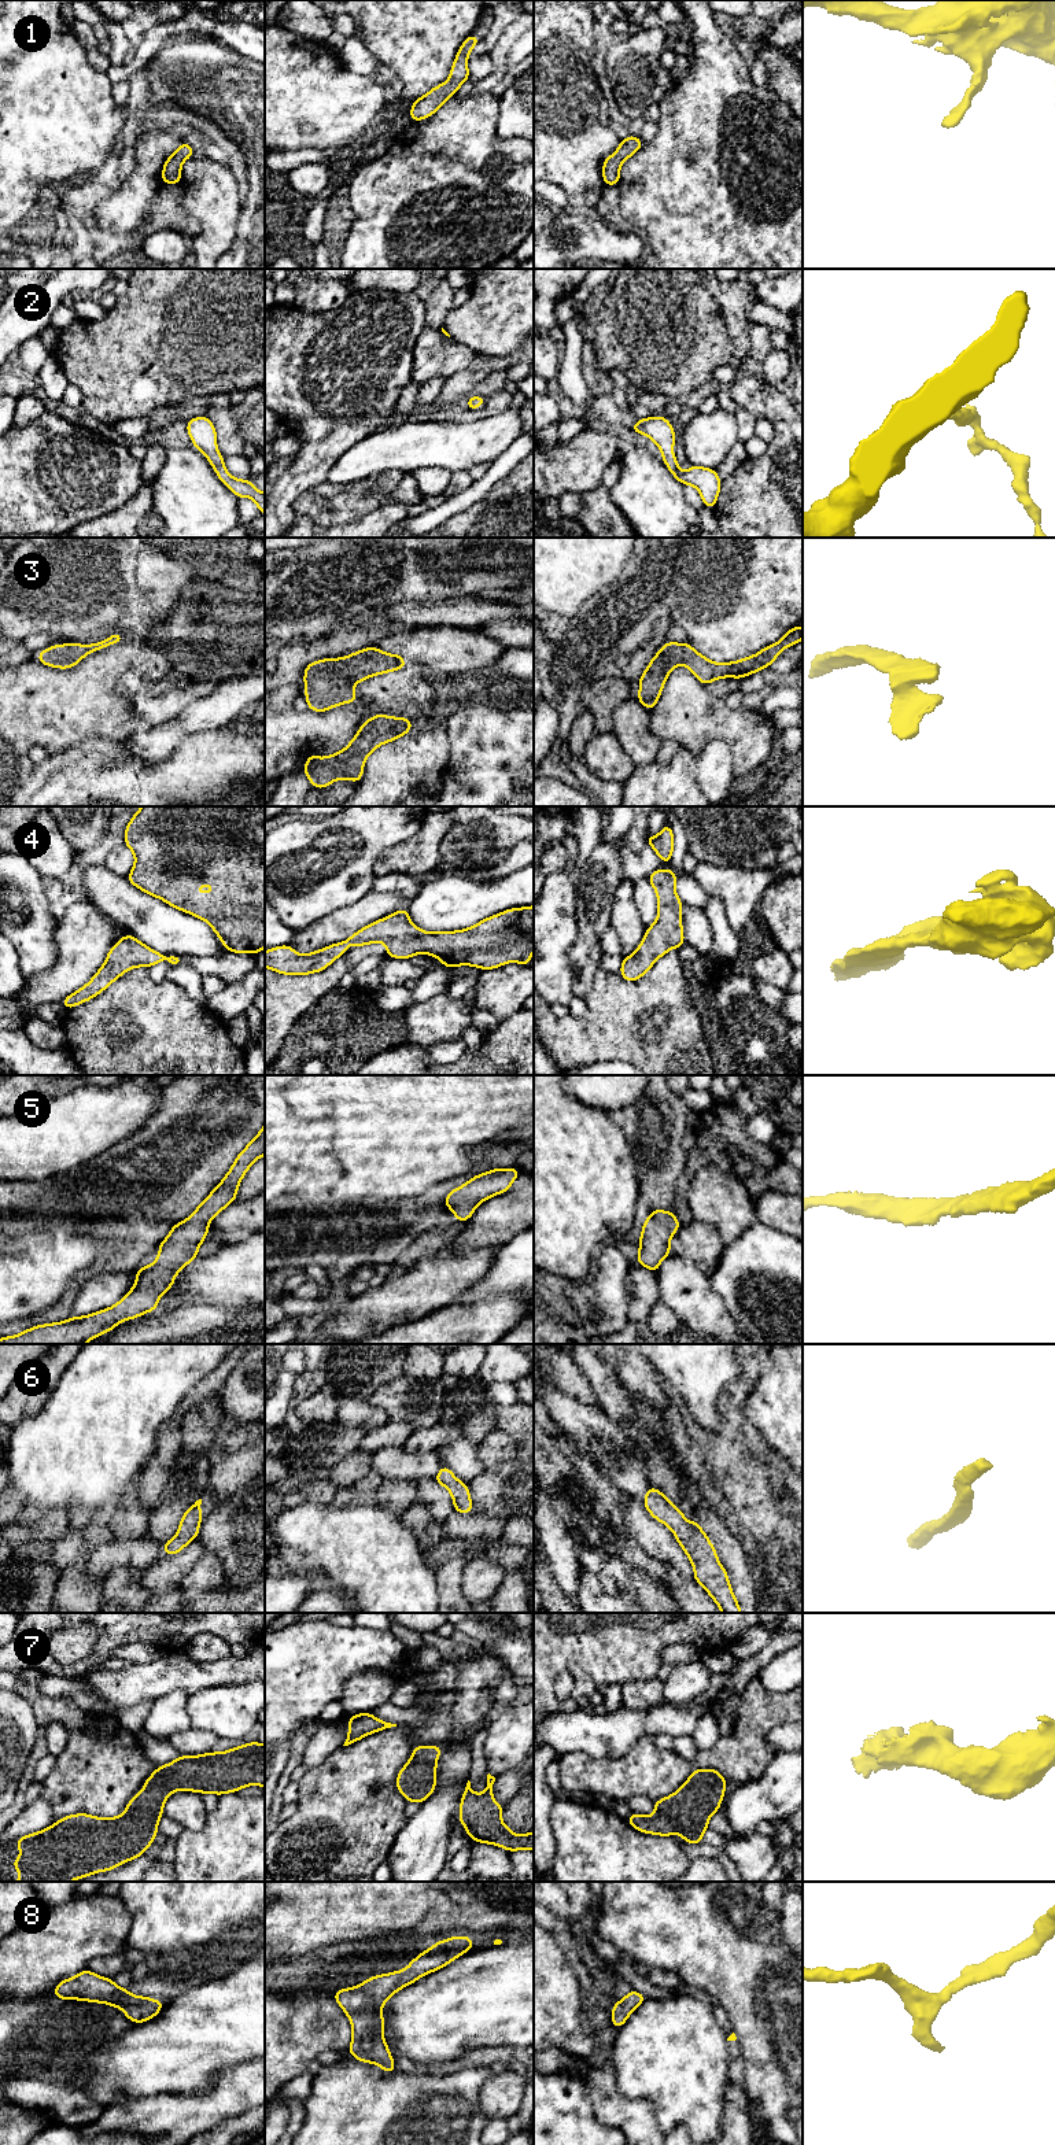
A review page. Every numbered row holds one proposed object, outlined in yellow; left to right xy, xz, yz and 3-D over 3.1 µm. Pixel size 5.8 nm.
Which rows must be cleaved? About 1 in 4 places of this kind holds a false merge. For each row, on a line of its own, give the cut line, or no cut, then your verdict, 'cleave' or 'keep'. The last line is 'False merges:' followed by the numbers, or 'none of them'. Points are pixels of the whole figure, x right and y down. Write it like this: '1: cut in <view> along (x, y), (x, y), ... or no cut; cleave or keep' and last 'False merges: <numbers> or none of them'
1: no cut; keep
2: no cut; keep
3: no cut; keep
4: no cut; keep
5: no cut; keep
6: no cut; keep
7: no cut; keep
8: no cut; keep
False merges: none of them

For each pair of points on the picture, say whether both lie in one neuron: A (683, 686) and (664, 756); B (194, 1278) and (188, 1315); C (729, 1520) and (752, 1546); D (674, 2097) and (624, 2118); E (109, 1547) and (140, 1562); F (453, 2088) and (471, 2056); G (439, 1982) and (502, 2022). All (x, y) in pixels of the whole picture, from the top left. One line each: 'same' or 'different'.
A: different
B: different
C: same
D: different
E: same
F: different
G: same

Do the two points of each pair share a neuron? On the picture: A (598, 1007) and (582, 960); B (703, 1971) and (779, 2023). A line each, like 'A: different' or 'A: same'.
A: different
B: same

